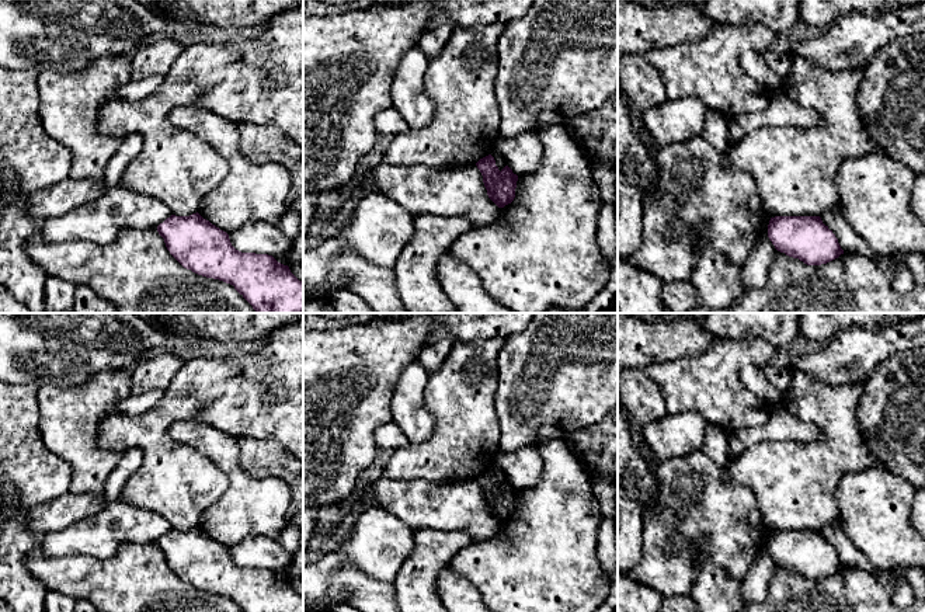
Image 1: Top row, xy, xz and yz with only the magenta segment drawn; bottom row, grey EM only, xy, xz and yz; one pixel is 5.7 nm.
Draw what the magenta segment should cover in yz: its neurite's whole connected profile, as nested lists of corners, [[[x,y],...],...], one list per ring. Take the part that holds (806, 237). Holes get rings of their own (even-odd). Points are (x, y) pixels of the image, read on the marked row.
[[[820,216],[771,218],[768,237],[778,251],[807,265],[827,264],[844,254],[838,239]]]

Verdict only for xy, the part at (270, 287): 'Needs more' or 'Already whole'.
Already whole

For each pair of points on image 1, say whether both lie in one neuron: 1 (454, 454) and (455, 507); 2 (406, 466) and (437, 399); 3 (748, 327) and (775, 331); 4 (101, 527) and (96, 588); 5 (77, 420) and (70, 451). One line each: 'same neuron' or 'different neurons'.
1: different neurons
2: same neuron
3: same neuron
4: different neurons
5: same neuron

